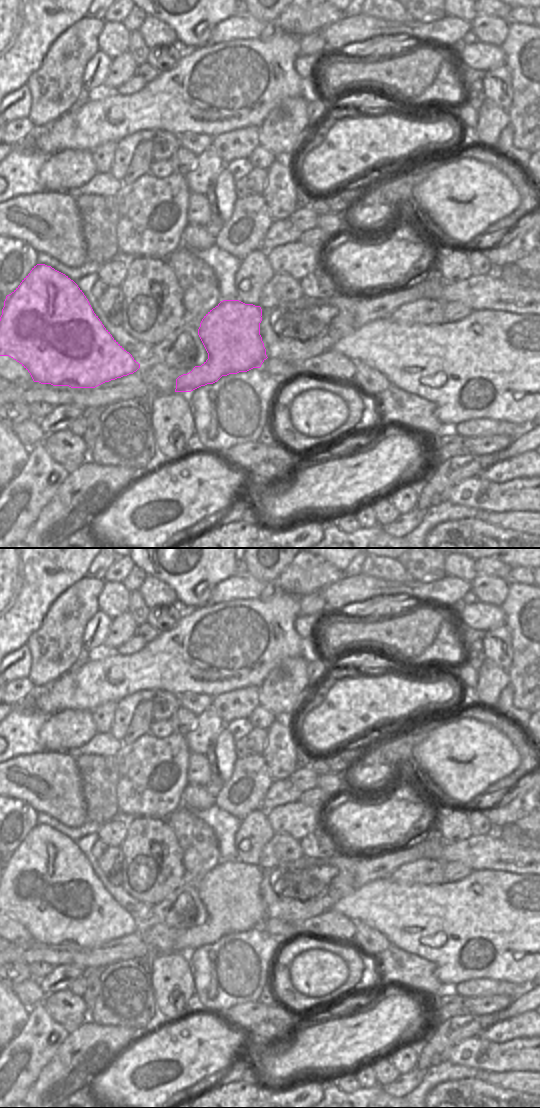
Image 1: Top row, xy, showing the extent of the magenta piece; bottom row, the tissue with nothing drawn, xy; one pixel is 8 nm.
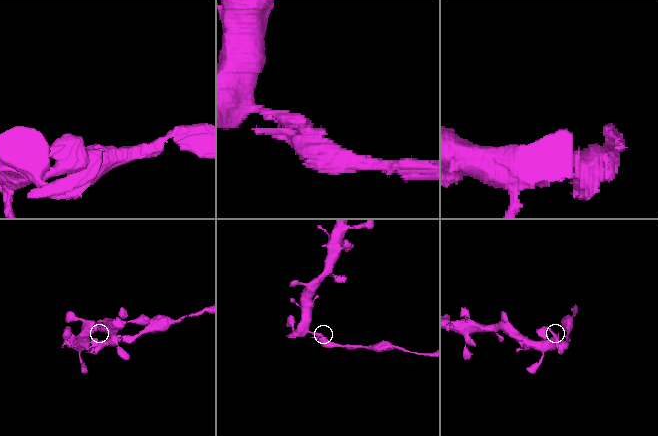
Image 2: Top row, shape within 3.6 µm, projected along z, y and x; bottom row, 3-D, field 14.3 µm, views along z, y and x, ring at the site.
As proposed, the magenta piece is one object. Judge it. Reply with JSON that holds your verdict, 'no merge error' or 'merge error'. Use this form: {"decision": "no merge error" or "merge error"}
{"decision": "merge error"}

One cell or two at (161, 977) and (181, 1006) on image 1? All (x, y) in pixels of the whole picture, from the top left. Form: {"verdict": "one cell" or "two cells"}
{"verdict": "one cell"}

